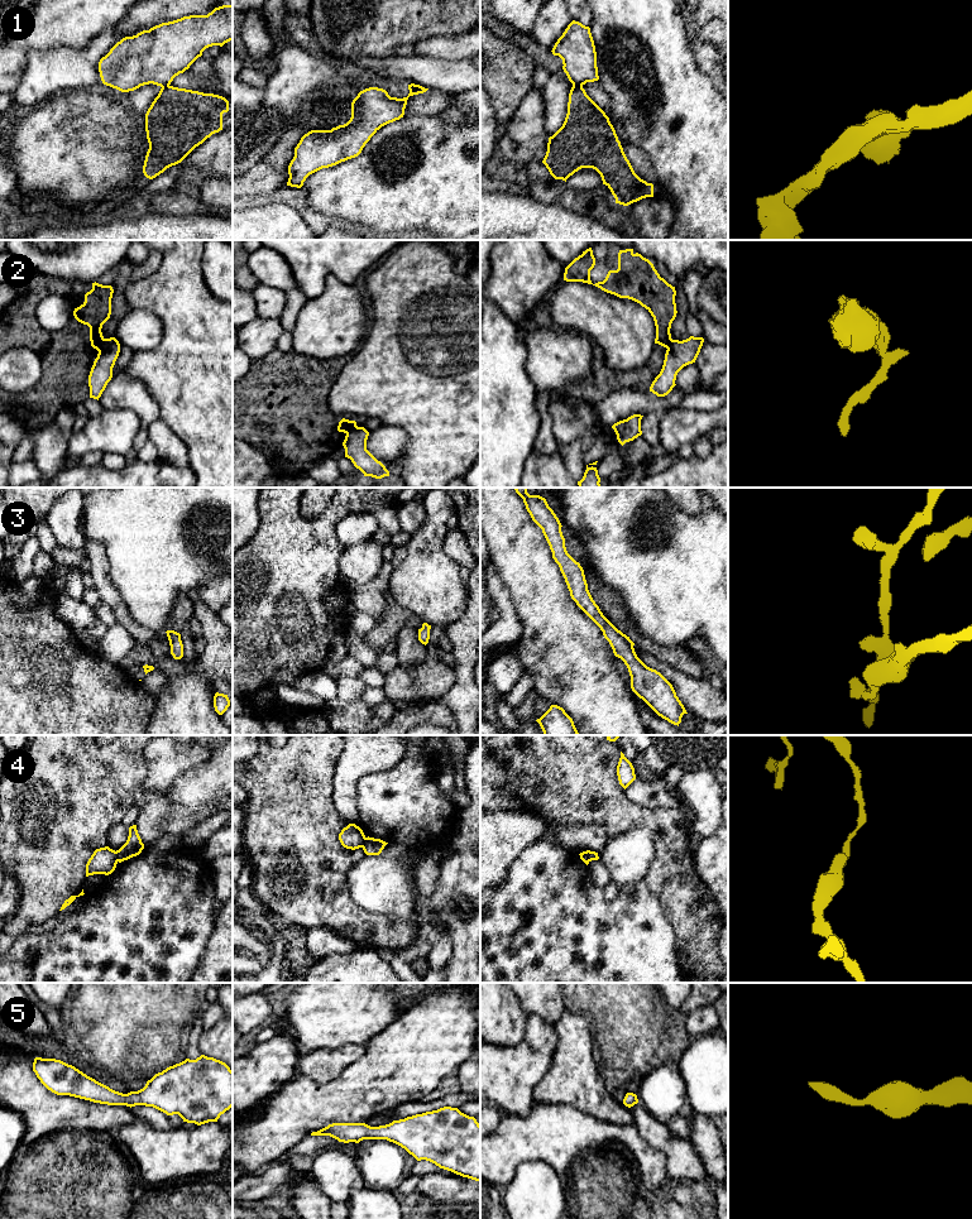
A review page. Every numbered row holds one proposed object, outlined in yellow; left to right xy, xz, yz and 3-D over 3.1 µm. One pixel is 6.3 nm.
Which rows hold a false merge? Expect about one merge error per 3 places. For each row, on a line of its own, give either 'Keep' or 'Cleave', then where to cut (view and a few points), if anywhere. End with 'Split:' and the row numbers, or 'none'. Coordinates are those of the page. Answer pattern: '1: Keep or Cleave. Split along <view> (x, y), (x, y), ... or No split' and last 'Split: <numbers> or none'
1: Cleave. Split along yz (573, 85), (582, 86)
2: Cleave. Split along xy (105, 339), (99, 351)
3: Keep. No split
4: Cleave. Split along xy (115, 852), (118, 860)
5: Keep. No split
Split: 1, 2, 4

